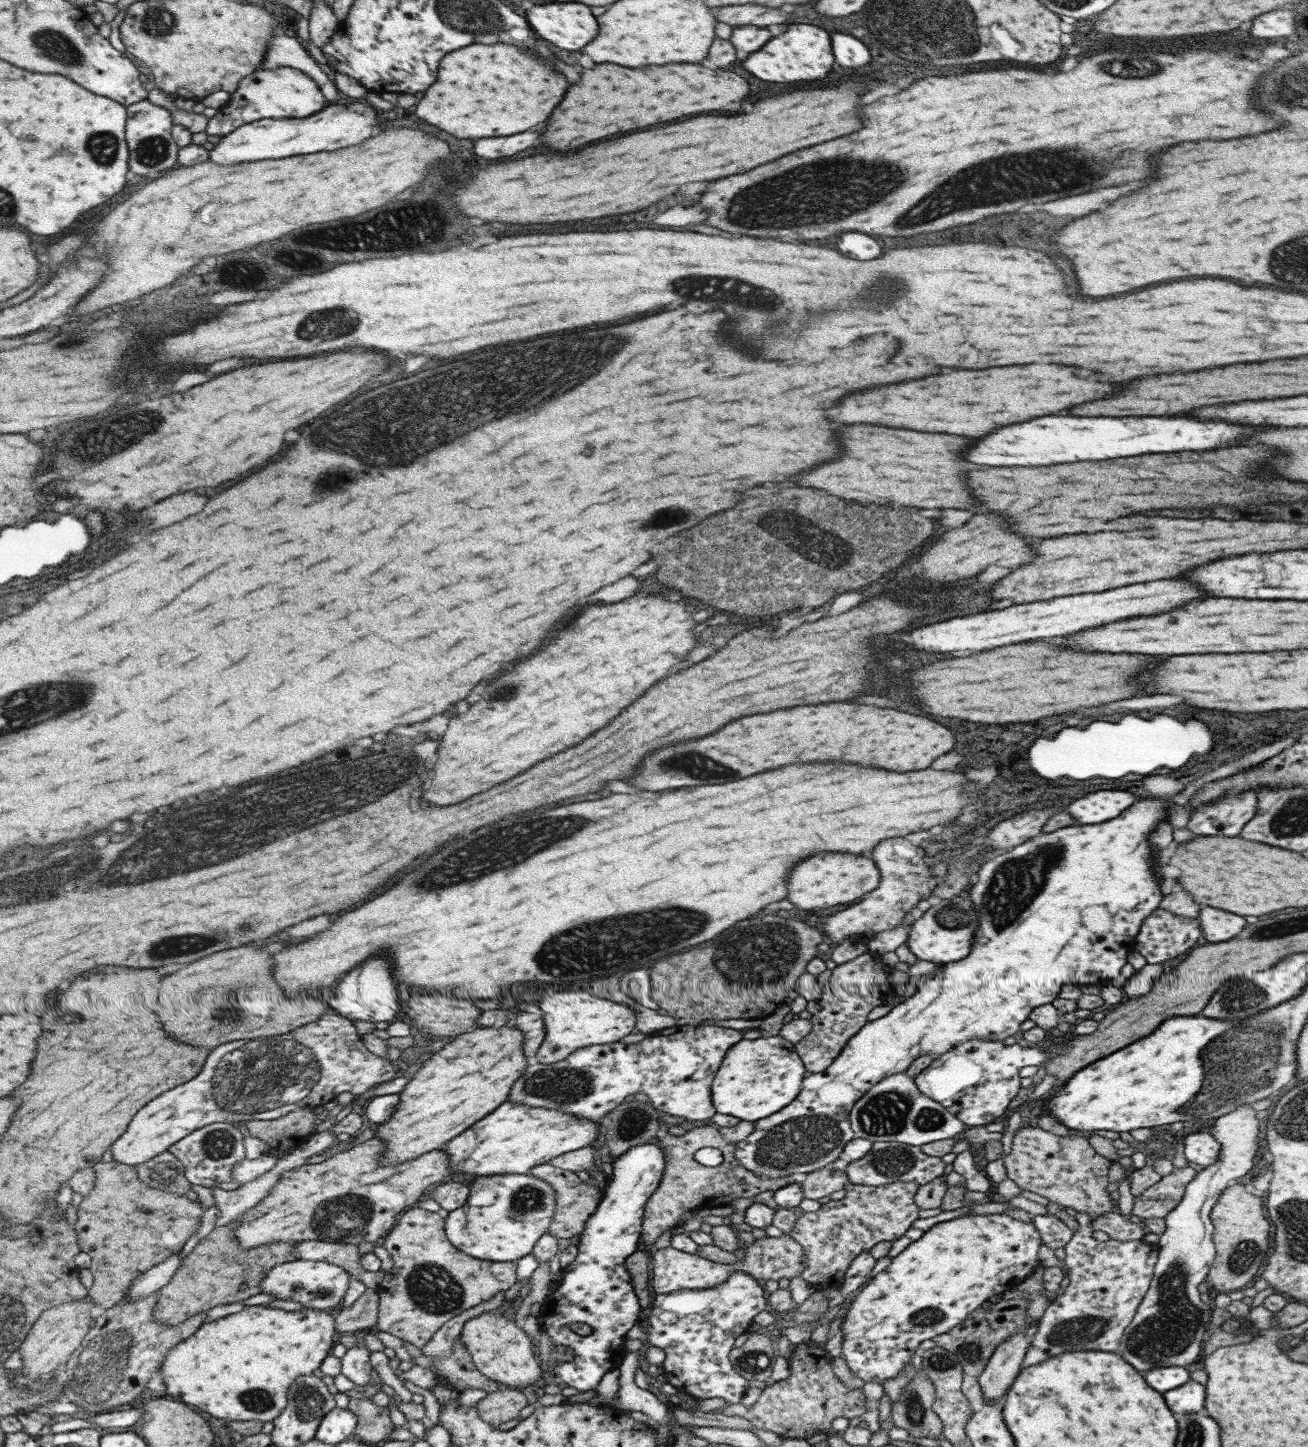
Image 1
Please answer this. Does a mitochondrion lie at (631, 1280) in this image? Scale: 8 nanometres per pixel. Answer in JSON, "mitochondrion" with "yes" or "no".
{"mitochondrion":"no"}

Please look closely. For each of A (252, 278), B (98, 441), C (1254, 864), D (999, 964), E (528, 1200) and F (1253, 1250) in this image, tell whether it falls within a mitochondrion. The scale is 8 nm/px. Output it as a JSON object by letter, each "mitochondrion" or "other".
{"A":"other","B":"mitochondrion","C":"other","D":"other","E":"mitochondrion","F":"mitochondrion"}

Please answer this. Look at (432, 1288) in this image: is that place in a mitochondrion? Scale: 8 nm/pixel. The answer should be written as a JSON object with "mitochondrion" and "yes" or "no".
{"mitochondrion":"yes"}

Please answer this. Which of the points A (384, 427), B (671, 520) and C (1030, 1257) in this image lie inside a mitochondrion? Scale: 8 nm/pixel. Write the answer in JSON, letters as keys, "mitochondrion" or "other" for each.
{"A":"mitochondrion","B":"mitochondrion","C":"other"}

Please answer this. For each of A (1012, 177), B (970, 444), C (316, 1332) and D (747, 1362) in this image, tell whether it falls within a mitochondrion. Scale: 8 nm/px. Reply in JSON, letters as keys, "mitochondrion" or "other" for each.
{"A":"mitochondrion","B":"other","C":"other","D":"mitochondrion"}

